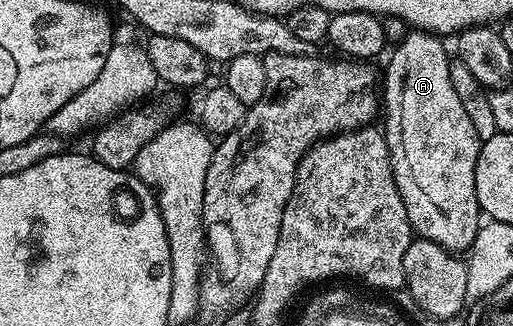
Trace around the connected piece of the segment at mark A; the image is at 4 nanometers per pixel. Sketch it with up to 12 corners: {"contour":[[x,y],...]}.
{"contour":[[409,30],[382,71],[406,217],[453,253],[482,226],[481,140],[450,51]]}

